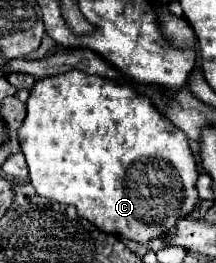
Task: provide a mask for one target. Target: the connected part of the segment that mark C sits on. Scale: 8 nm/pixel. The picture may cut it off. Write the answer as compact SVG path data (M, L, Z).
M81 71L39 79L29 91L27 117L19 127L19 143L35 191L45 199L73 205L79 215L101 231L145 243L175 227L175 219L189 215L197 205L195 181L199 171L189 139L169 119L163 119L163 113L159 113L151 99L139 95L131 85L111 83Z

